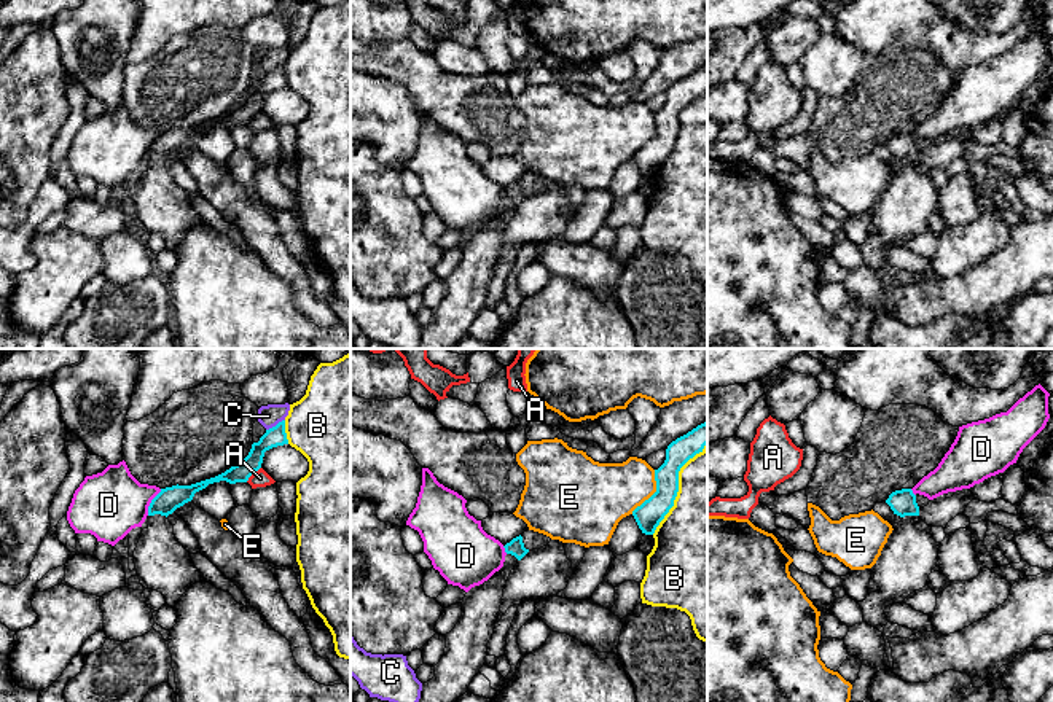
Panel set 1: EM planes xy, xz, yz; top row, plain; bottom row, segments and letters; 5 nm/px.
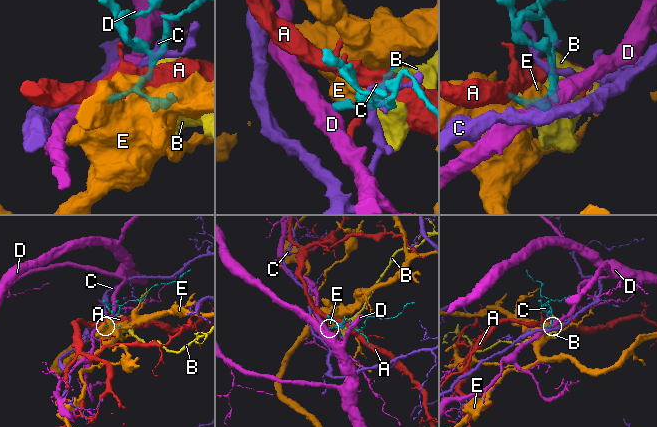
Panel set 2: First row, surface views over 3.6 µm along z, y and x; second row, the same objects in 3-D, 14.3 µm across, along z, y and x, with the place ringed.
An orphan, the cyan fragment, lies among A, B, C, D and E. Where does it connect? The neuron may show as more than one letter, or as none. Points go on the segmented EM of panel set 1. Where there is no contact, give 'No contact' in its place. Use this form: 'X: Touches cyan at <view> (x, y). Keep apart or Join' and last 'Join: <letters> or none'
A: Touches cyan at xy (252, 473). Keep apart
B: Touches cyan at xz (677, 487). Keep apart
C: Touches cyan at xy (276, 425). Keep apart
D: Touches cyan at xy (152, 502). Keep apart
E: Touches cyan at xz (655, 492). Keep apart
Join: none

